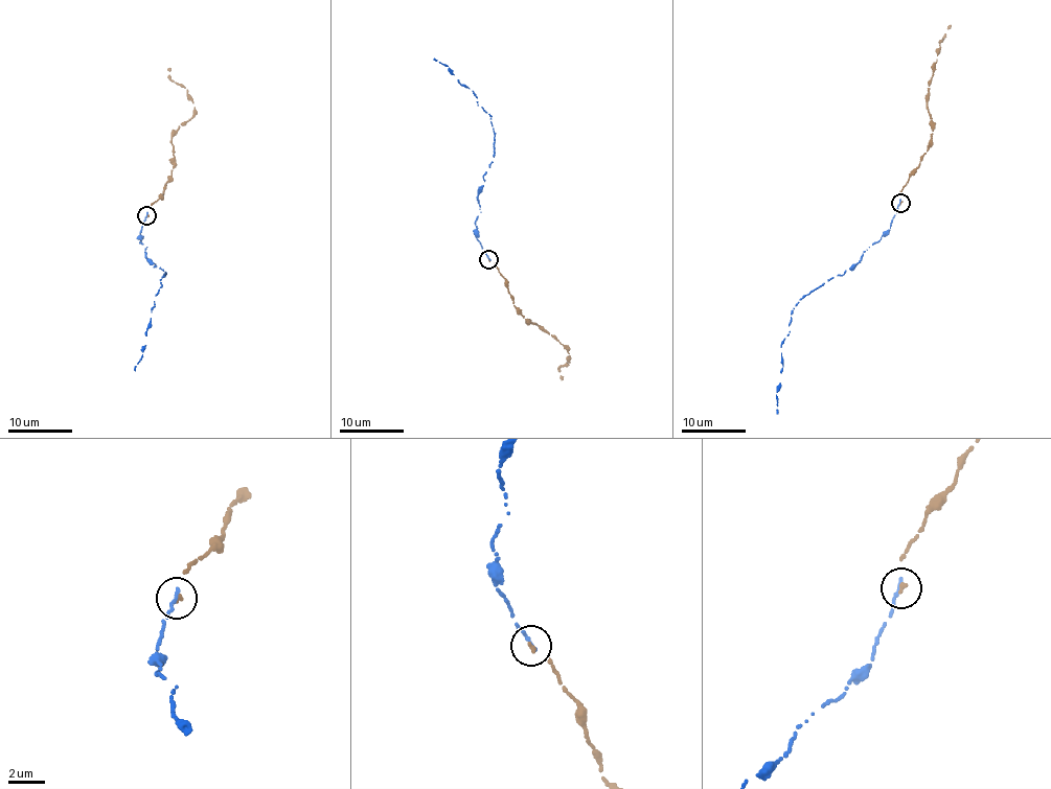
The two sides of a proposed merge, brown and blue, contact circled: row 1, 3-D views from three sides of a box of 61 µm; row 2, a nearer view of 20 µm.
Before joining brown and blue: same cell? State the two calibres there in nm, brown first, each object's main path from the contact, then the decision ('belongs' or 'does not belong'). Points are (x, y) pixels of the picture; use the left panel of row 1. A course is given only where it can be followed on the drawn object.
calibres 190 and 220 nm; course brown (146, 215), (172, 175), (175, 160), (172, 133), (191, 117), (195, 109), (187, 90), (170, 78), (169, 68); course blue (146, 215), (140, 242), (146, 247), (145, 256), (164, 276), (154, 302), (142, 356), (134, 369); belongs

